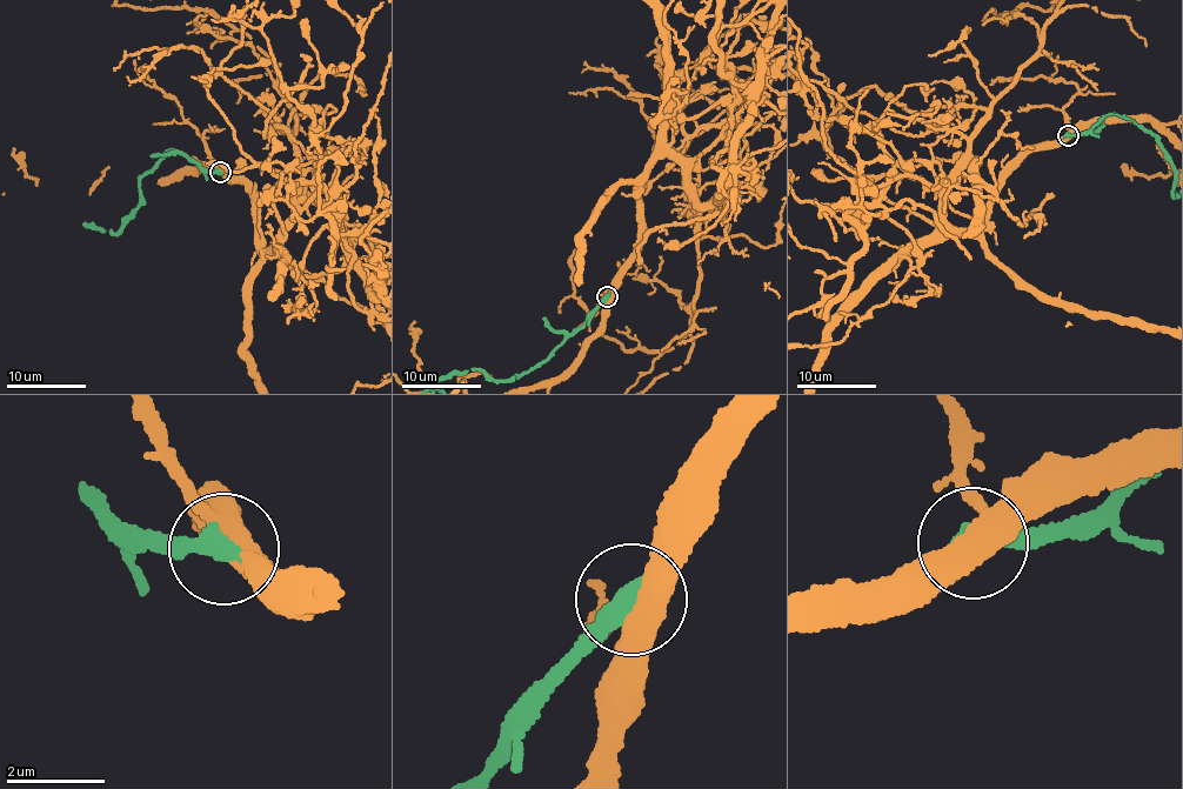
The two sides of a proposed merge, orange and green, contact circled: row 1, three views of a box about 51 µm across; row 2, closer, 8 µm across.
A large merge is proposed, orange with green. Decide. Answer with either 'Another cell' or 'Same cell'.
Another cell

